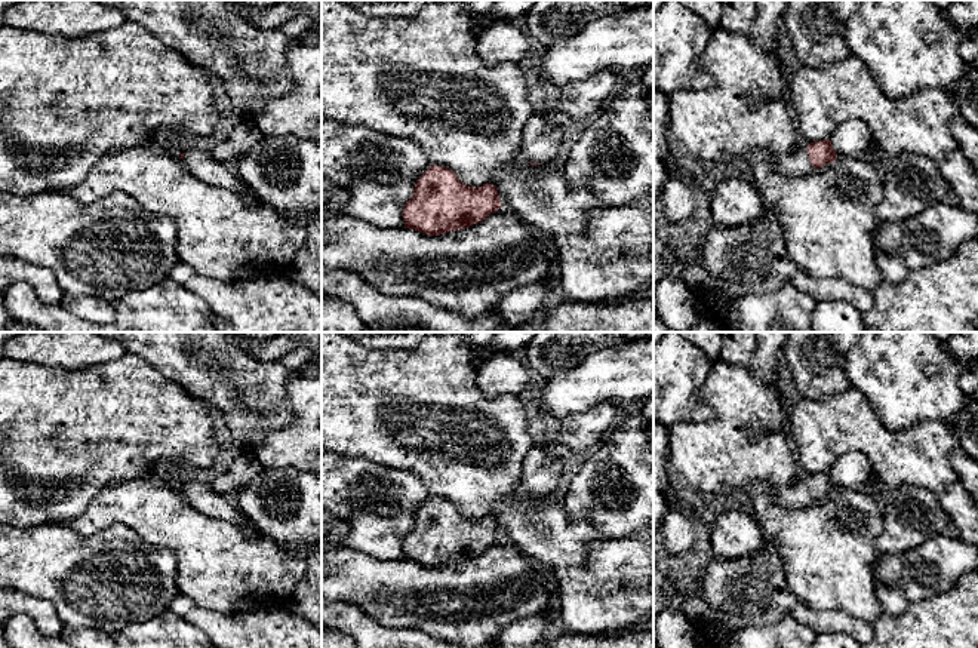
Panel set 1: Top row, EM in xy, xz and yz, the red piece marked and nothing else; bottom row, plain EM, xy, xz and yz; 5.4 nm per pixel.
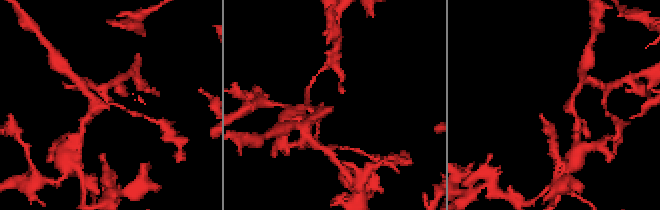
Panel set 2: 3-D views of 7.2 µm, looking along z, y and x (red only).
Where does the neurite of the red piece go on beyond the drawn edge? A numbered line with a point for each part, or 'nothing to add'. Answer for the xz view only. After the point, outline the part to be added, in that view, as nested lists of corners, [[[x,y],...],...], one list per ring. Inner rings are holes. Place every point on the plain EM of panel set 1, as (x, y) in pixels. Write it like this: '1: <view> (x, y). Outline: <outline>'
1: xz (544, 475). Outline: [[[539,440],[526,454],[522,470],[525,494],[539,497],[562,494],[568,479],[566,460],[553,455],[550,442]]]

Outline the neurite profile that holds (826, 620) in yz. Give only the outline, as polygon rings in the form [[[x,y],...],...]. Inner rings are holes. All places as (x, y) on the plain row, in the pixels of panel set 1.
[[[797,604],[793,611],[797,623],[808,626],[821,633],[846,633],[861,645],[873,639],[873,624],[851,617],[848,612],[837,609],[815,609]]]

